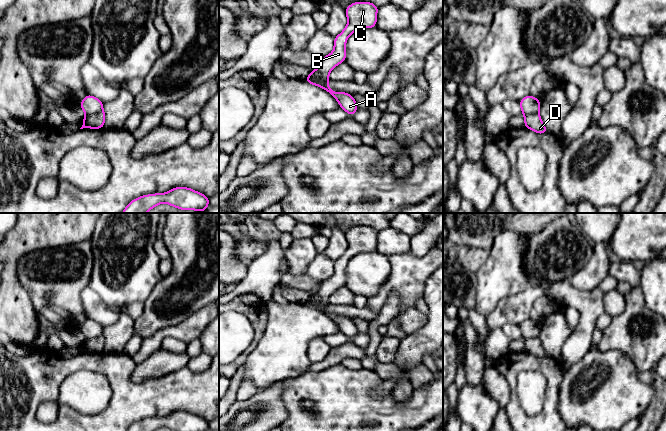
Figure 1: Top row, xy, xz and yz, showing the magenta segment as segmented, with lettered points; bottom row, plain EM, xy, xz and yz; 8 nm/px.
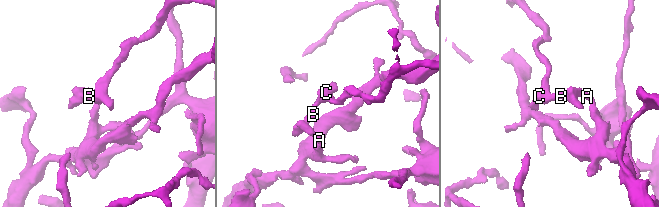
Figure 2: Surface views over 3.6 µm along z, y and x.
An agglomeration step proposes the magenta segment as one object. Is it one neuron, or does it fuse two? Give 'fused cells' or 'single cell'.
fused cells

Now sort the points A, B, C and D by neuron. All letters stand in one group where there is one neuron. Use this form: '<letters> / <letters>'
A / B C D

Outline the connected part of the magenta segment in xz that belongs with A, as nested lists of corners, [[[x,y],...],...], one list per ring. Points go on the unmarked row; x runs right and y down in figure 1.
[[[325,304],[323,306],[323,309],[321,312],[326,314],[332,321],[334,321],[338,326],[340,332],[342,332],[344,335],[350,338],[350,341],[353,340],[353,338],[357,335],[358,329],[350,318],[345,317],[345,316],[337,316],[335,317],[328,309],[328,304]]]

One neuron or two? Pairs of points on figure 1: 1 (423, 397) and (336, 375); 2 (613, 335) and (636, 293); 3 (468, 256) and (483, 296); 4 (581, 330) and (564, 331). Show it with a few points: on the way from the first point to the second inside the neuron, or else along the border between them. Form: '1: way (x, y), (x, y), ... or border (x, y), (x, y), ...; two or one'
1: way (401, 408), (369, 408), (358, 397); one
2: way (623, 325), (635, 311), (635, 303); one
3: border (488, 252), (488, 258), (475, 273); two
4: border (573, 329), (560, 351); two

